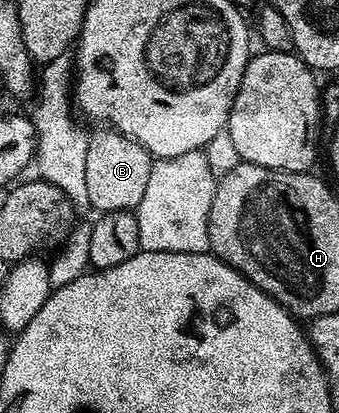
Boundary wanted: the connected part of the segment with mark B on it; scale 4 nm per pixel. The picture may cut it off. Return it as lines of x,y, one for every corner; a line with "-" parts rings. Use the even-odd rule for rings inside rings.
106,126
98,131
102,132
93,133
87,142
85,181
88,182
90,207
98,214
136,210
140,198
144,198
148,174
152,174
154,160
150,151
113,127

